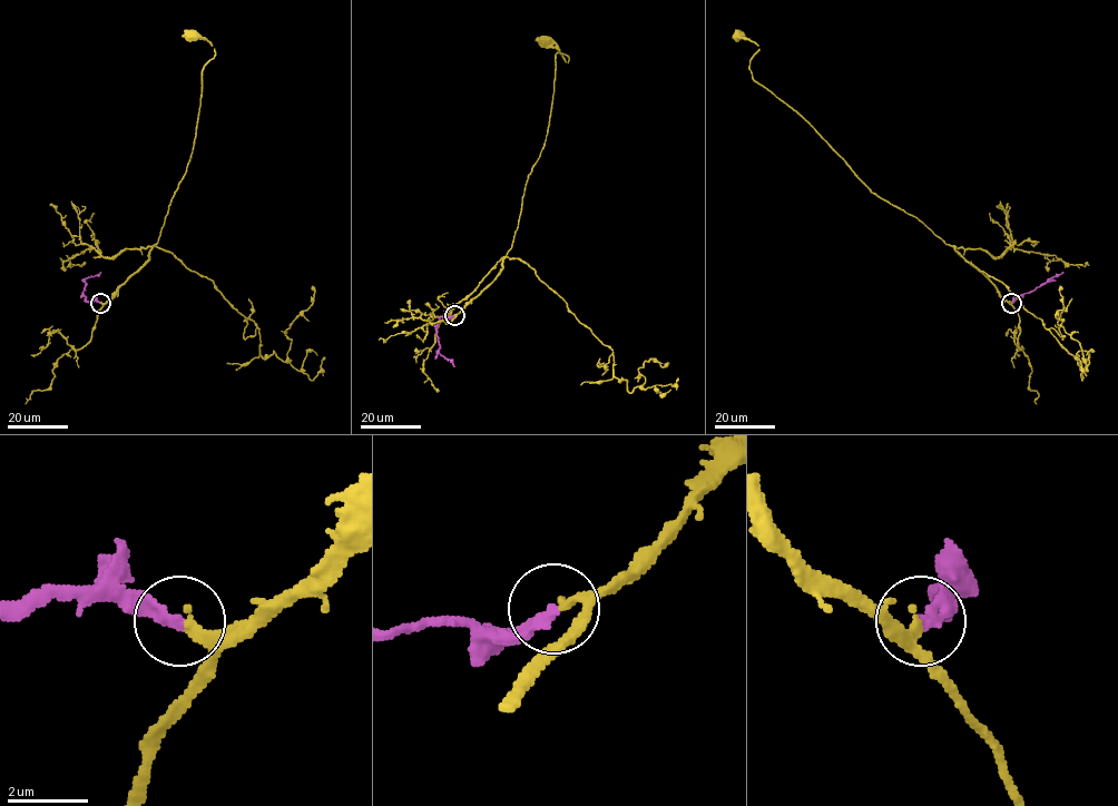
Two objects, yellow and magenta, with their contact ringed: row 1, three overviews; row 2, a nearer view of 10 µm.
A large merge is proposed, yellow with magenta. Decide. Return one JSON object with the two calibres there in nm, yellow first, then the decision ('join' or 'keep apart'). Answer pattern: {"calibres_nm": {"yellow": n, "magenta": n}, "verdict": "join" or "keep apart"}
{"calibres_nm": {"yellow": 170, "magenta": 280}, "verdict": "join"}

